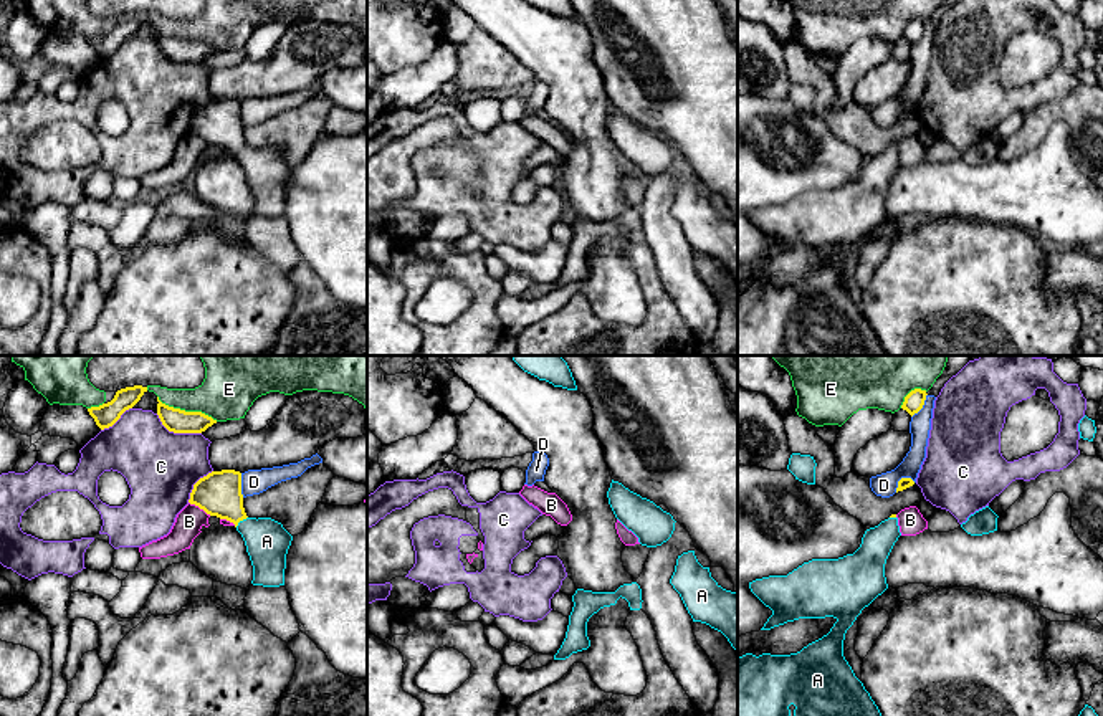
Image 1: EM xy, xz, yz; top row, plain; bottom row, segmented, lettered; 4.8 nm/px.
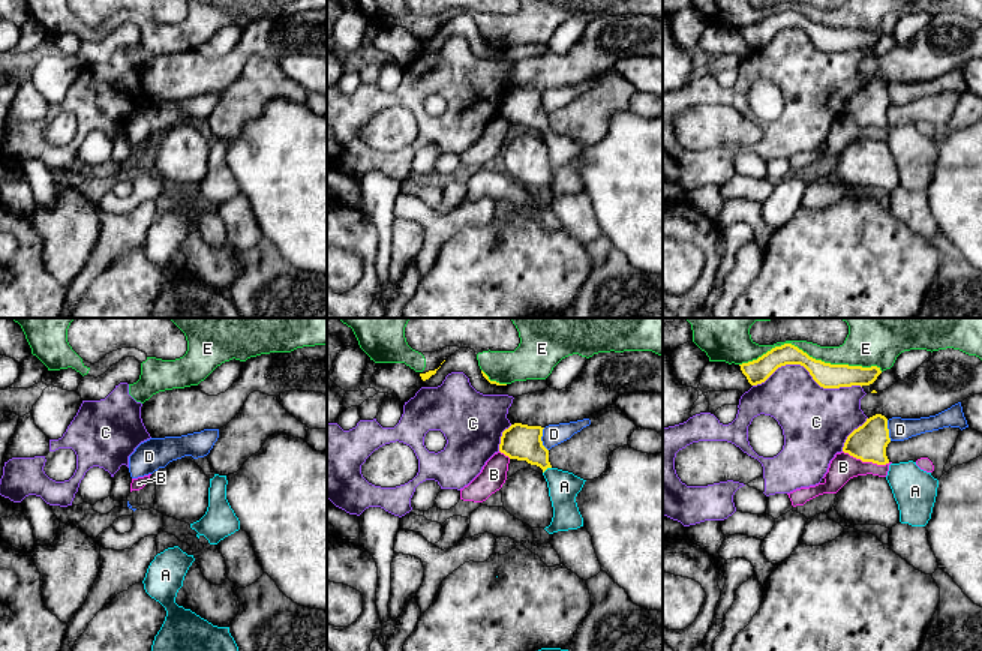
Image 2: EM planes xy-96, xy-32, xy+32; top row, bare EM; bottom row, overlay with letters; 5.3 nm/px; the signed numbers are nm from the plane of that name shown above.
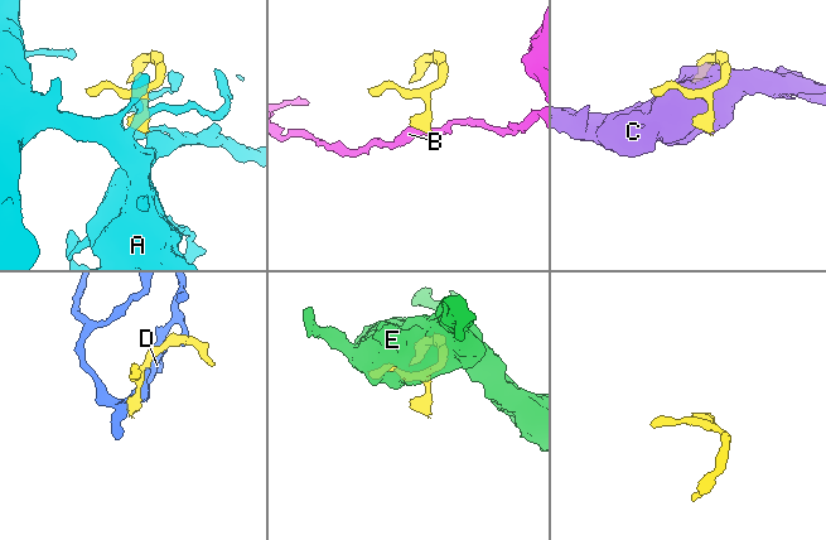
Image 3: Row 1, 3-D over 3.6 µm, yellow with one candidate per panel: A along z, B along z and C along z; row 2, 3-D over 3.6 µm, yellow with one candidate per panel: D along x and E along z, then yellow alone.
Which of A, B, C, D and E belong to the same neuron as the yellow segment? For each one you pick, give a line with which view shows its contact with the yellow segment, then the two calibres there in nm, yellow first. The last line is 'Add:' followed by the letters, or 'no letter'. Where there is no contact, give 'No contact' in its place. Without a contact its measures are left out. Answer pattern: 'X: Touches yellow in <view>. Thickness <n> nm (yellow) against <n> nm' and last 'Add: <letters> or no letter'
A: Touches yellow in xy. Thickness 220 nm (yellow) against 220 nm
Add: A

